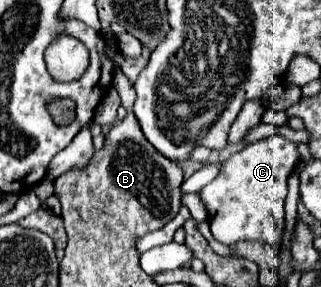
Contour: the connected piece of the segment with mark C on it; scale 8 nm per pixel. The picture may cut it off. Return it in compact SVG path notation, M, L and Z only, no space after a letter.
M283 137L255 141L231 159L223 161L219 175L199 191L213 237L229 247L239 241L259 241L281 247L285 231L283 205L287 197L287 177L295 169L297 161L297 145Z

